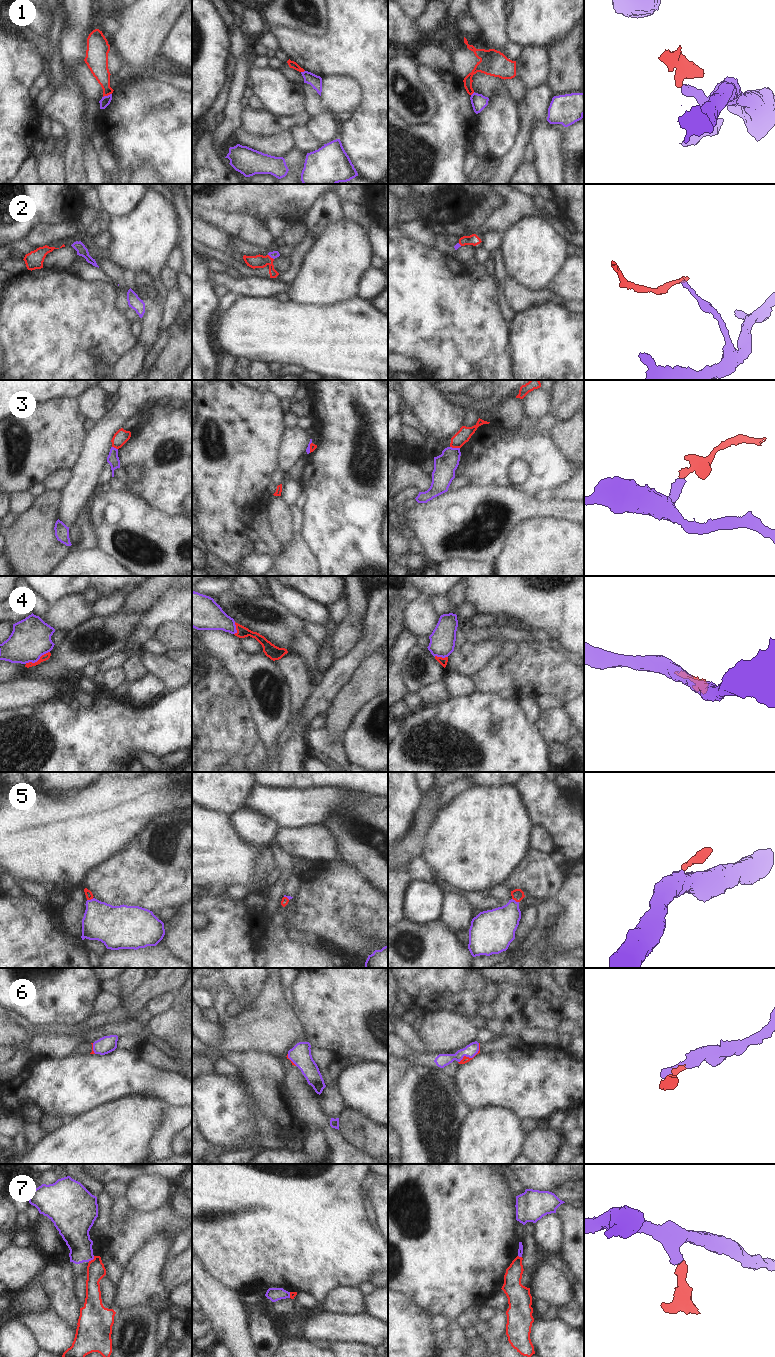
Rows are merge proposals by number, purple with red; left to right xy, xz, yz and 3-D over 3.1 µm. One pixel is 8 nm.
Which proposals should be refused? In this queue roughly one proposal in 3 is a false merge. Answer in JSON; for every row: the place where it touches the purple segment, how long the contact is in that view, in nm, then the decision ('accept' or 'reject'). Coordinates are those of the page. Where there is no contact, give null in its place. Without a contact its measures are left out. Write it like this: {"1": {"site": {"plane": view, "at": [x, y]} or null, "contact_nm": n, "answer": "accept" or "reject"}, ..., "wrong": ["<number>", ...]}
{"1": {"site": {"plane": "xy", "at": [108, 95]}, "contact_nm": 80, "answer": "reject"}, "2": {"site": {"plane": "xz", "at": [271, 257]}, "contact_nm": 60, "answer": "accept"}, "3": {"site": {"plane": "yz", "at": [455, 448]}, "contact_nm": 80, "answer": "reject"}, "4": {"site": {"plane": "xy", "at": [37, 660]}, "contact_nm": 220, "answer": "reject"}, "5": {"site": {"plane": "yz", "at": [514, 900]}, "contact_nm": 70, "answer": "accept"}, "6": {"site": {"plane": "yz", "at": [472, 1057]}, "contact_nm": 240, "answer": "accept"}, "7": {"site": {"plane": "xy", "at": [91, 1259]}, "contact_nm": 70, "answer": "reject"}, "wrong": ["1", "3", "4", "7"]}

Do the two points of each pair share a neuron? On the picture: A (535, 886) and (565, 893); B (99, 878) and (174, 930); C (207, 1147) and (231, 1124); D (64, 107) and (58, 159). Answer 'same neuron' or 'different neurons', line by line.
A: different neurons
B: different neurons
C: different neurons
D: different neurons

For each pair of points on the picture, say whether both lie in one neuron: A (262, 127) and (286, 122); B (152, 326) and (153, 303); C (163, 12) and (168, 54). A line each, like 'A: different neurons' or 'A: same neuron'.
A: same neuron
B: same neuron
C: different neurons

